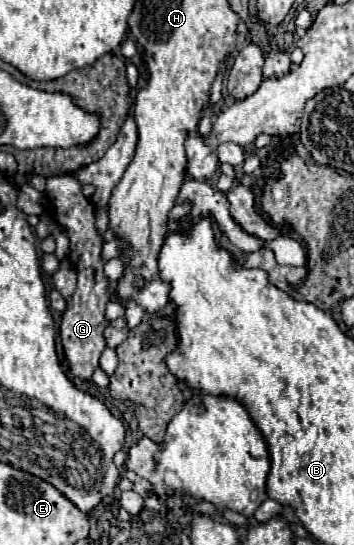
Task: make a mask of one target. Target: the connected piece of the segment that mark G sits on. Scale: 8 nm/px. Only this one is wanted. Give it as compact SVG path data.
M60 175L60 177L48 177L46 185L46 199L50 199L50 209L56 221L66 229L70 237L70 263L74 263L78 271L78 287L70 301L70 305L64 311L62 325L60 325L60 339L64 347L64 355L68 359L68 365L72 373L76 375L76 367L84 367L90 375L98 367L98 359L102 351L106 349L104 329L110 323L104 315L106 303L108 303L108 279L104 275L104 259L102 259L102 235L98 233L94 225L94 207L92 203L82 195L82 185L72 175Z

